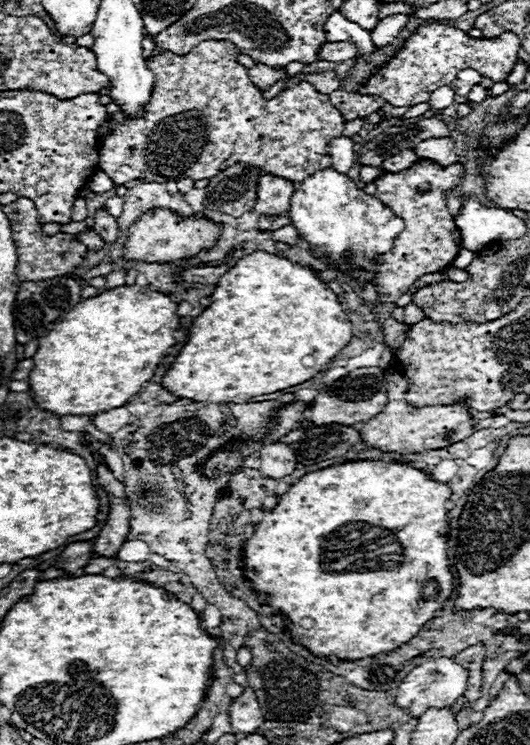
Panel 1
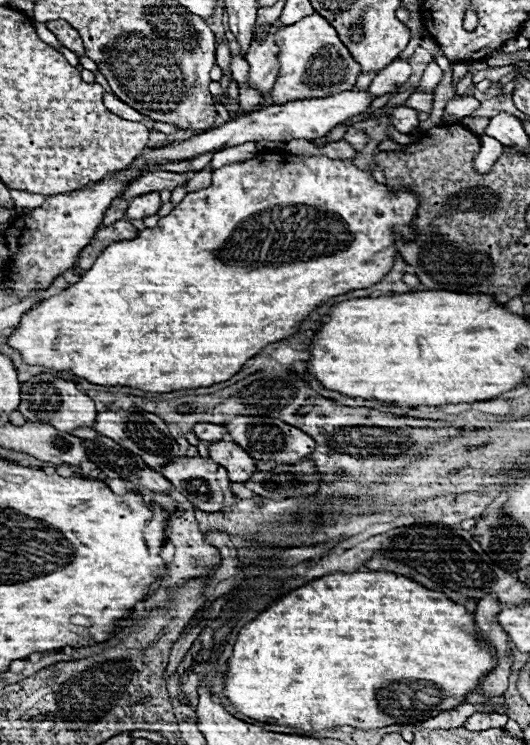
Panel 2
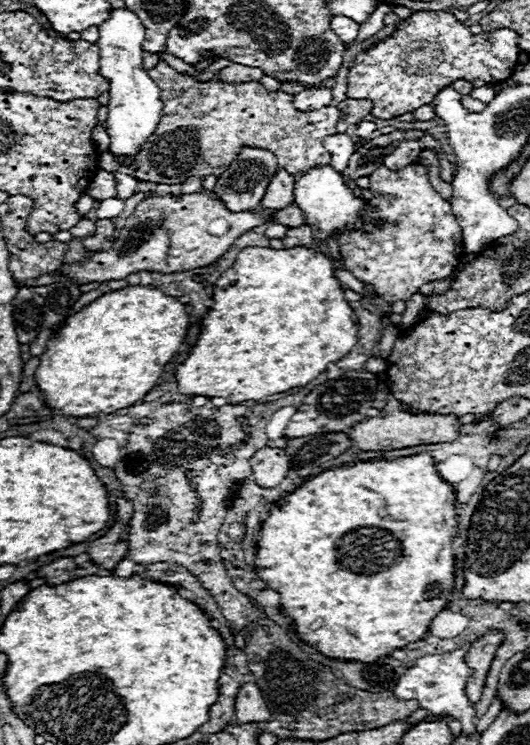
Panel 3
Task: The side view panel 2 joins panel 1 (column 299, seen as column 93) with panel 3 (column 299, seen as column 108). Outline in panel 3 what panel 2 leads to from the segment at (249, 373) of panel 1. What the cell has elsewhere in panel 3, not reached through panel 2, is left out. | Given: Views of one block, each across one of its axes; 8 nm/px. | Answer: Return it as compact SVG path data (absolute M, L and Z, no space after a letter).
M294 246L288 250L272 250L272 248L244 248L236 262L232 264L232 268L228 268L214 284L214 306L210 308L210 312L202 318L202 330L200 330L200 338L196 342L196 346L192 348L190 356L176 368L176 380L178 380L178 392L180 394L188 394L188 396L220 396L220 398L228 398L230 404L238 404L238 402L246 402L246 400L256 400L260 402L266 396L272 394L280 394L286 392L290 388L296 386L304 386L308 382L312 382L314 378L318 378L324 370L328 370L330 364L338 362L340 358L344 358L358 342L358 322L356 322L356 314L350 308L348 300L344 298L344 288L338 282L338 278L334 276L334 262L320 250L312 250L306 246Z

